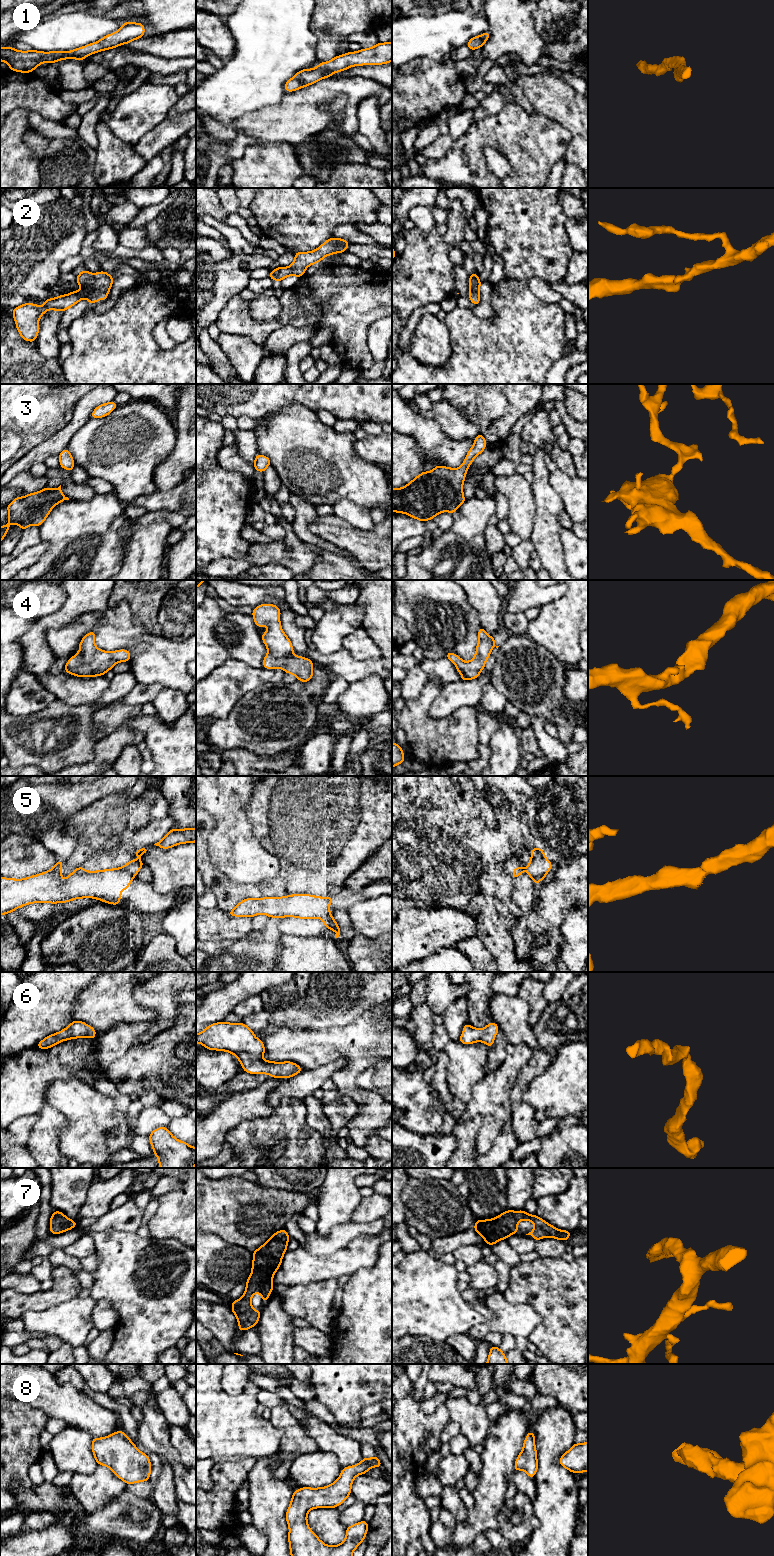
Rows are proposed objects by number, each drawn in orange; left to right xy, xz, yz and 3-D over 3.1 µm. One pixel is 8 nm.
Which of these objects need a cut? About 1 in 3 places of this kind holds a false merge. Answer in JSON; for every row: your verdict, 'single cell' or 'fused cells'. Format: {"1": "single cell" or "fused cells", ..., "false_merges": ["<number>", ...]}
{"1": "single cell", "2": "single cell", "3": "single cell", "4": "single cell", "5": "fused cells", "6": "single cell", "7": "single cell", "8": "single cell", "false_merges": ["5"]}

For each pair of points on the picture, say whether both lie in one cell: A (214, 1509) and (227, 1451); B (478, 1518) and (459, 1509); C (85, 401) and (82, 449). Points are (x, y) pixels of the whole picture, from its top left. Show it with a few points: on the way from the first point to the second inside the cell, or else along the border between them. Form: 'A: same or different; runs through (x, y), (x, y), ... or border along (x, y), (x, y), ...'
A: different; border along (248, 1457), (215, 1463)
B: different; border along (468, 1509), (466, 1518), (463, 1521), (457, 1522)
C: different; border along (90, 417), (68, 444)

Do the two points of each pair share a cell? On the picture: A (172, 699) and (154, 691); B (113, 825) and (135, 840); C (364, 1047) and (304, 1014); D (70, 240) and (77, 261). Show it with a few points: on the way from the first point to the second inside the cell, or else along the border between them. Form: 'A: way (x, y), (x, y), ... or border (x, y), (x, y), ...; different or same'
A: border (166, 687), (151, 702); different
B: border (129, 825), (125, 835), (127, 839); different
C: border (351, 1021), (344, 1025), (305, 1028); different
D: border (78, 253), (68, 257), (61, 264), (60, 272); different

